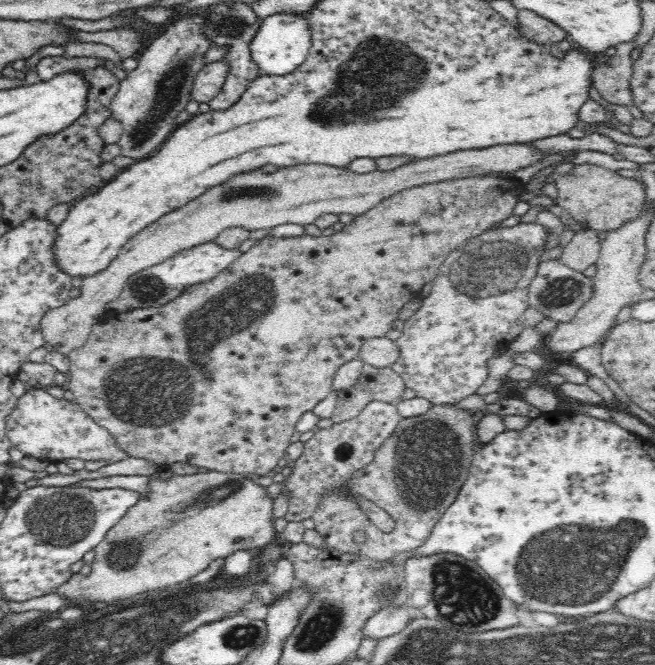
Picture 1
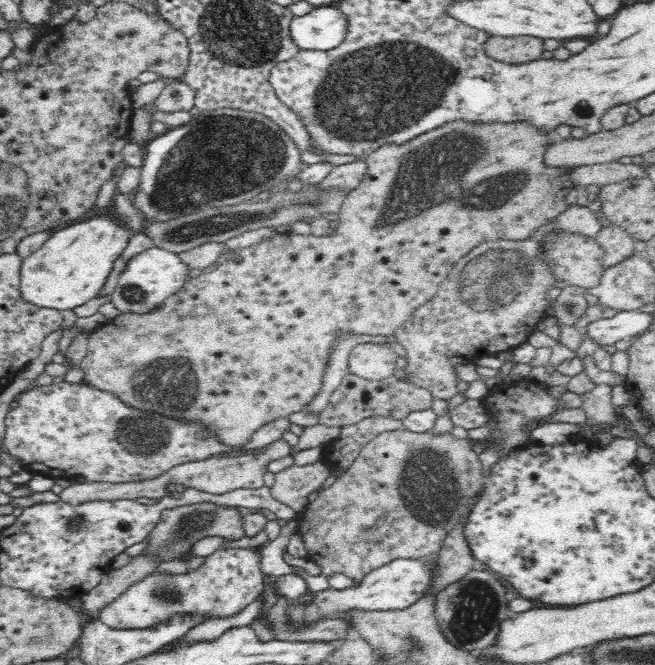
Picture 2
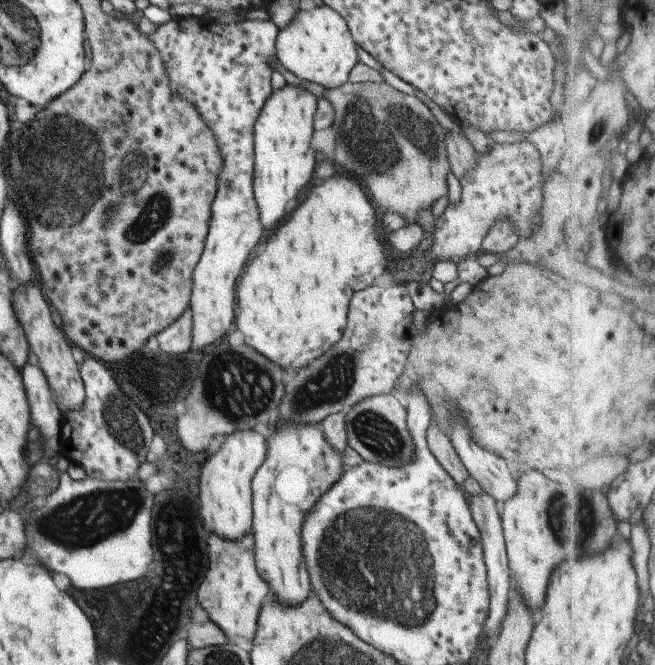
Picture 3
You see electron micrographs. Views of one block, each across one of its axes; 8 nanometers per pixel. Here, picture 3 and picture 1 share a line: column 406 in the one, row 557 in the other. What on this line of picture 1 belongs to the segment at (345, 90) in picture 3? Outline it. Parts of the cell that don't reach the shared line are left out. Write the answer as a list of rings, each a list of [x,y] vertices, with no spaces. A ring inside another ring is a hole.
[[[209,471],[190,476],[174,476],[168,482],[152,480],[147,493],[107,532],[106,538],[96,546],[96,556],[90,562],[88,576],[74,573],[68,582],[56,589],[56,594],[69,598],[70,605],[81,606],[84,602],[112,602],[130,598],[136,594],[177,588],[200,574],[213,560],[226,558],[237,551],[260,552],[272,543],[274,525],[272,500],[266,489],[256,486],[238,473]]]

